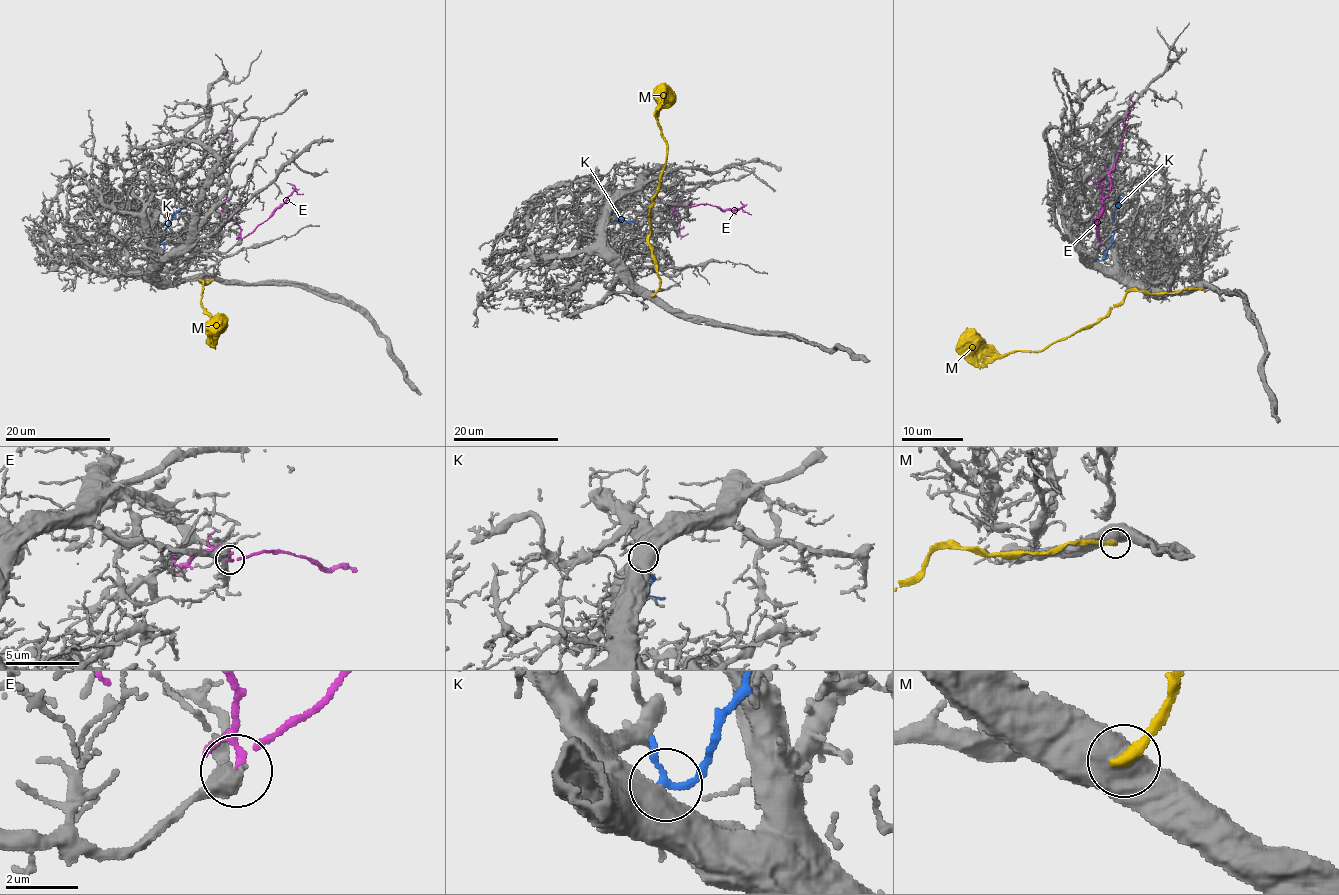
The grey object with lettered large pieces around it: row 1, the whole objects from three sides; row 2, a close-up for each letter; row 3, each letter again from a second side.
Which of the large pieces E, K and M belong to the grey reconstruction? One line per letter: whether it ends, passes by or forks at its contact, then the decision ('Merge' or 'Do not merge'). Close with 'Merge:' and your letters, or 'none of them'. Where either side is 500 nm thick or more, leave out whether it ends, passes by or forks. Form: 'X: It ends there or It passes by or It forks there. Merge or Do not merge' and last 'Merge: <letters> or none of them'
E: It forks there. Do not merge
K: Do not merge
M: Do not merge
Merge: none of them

